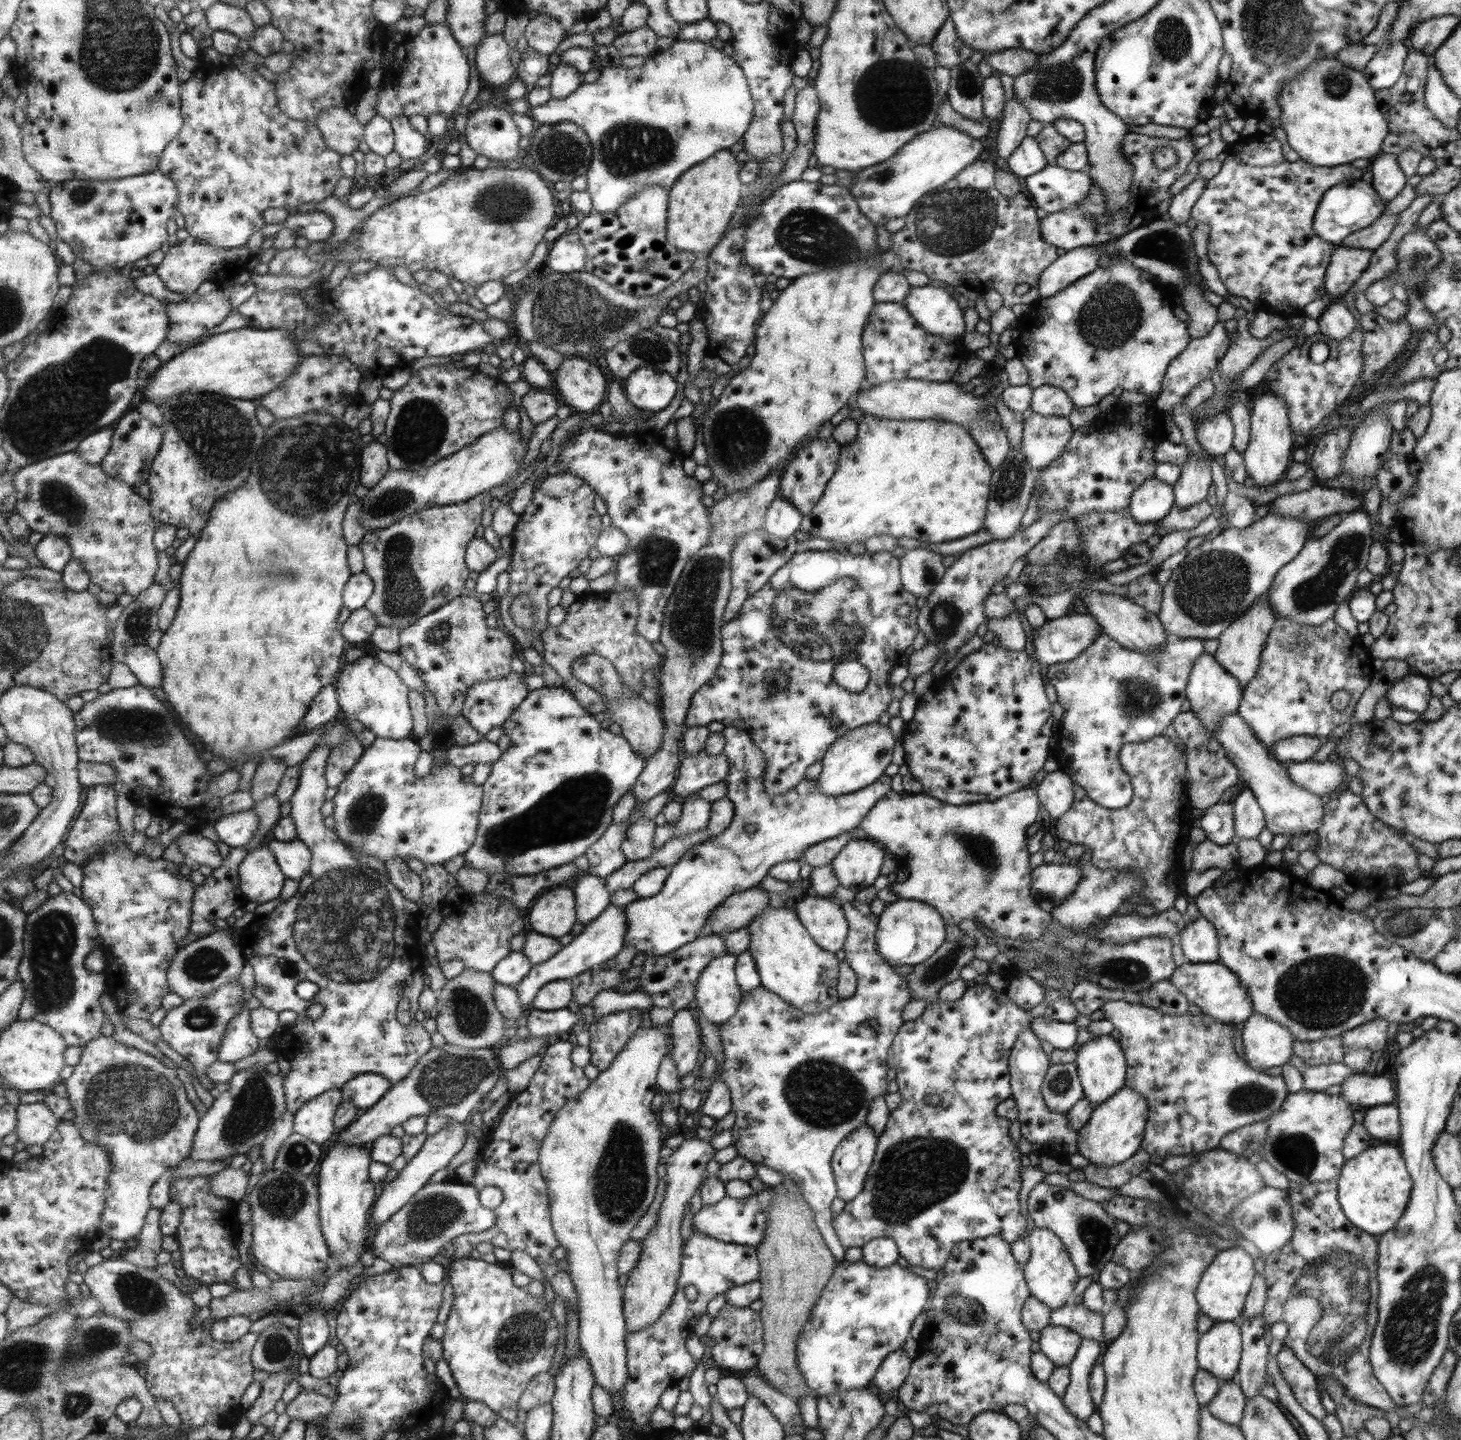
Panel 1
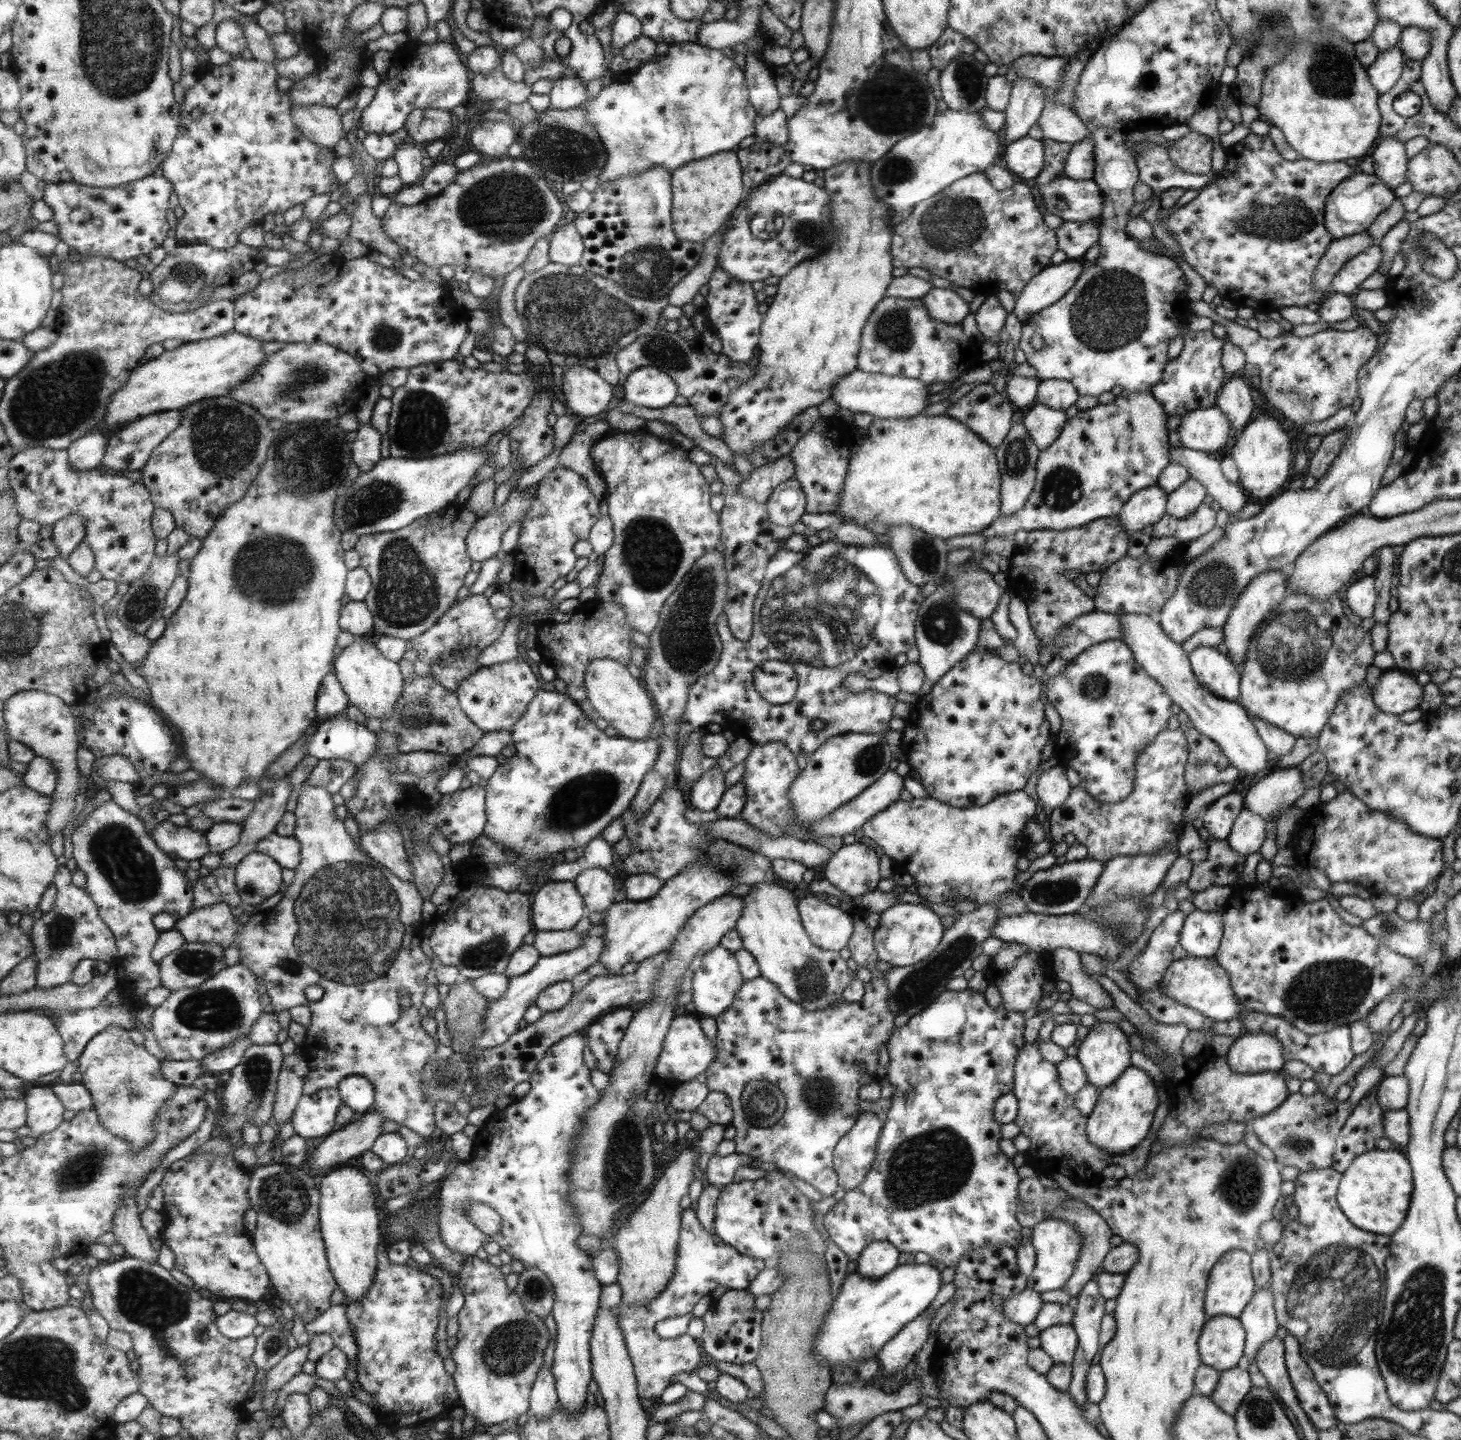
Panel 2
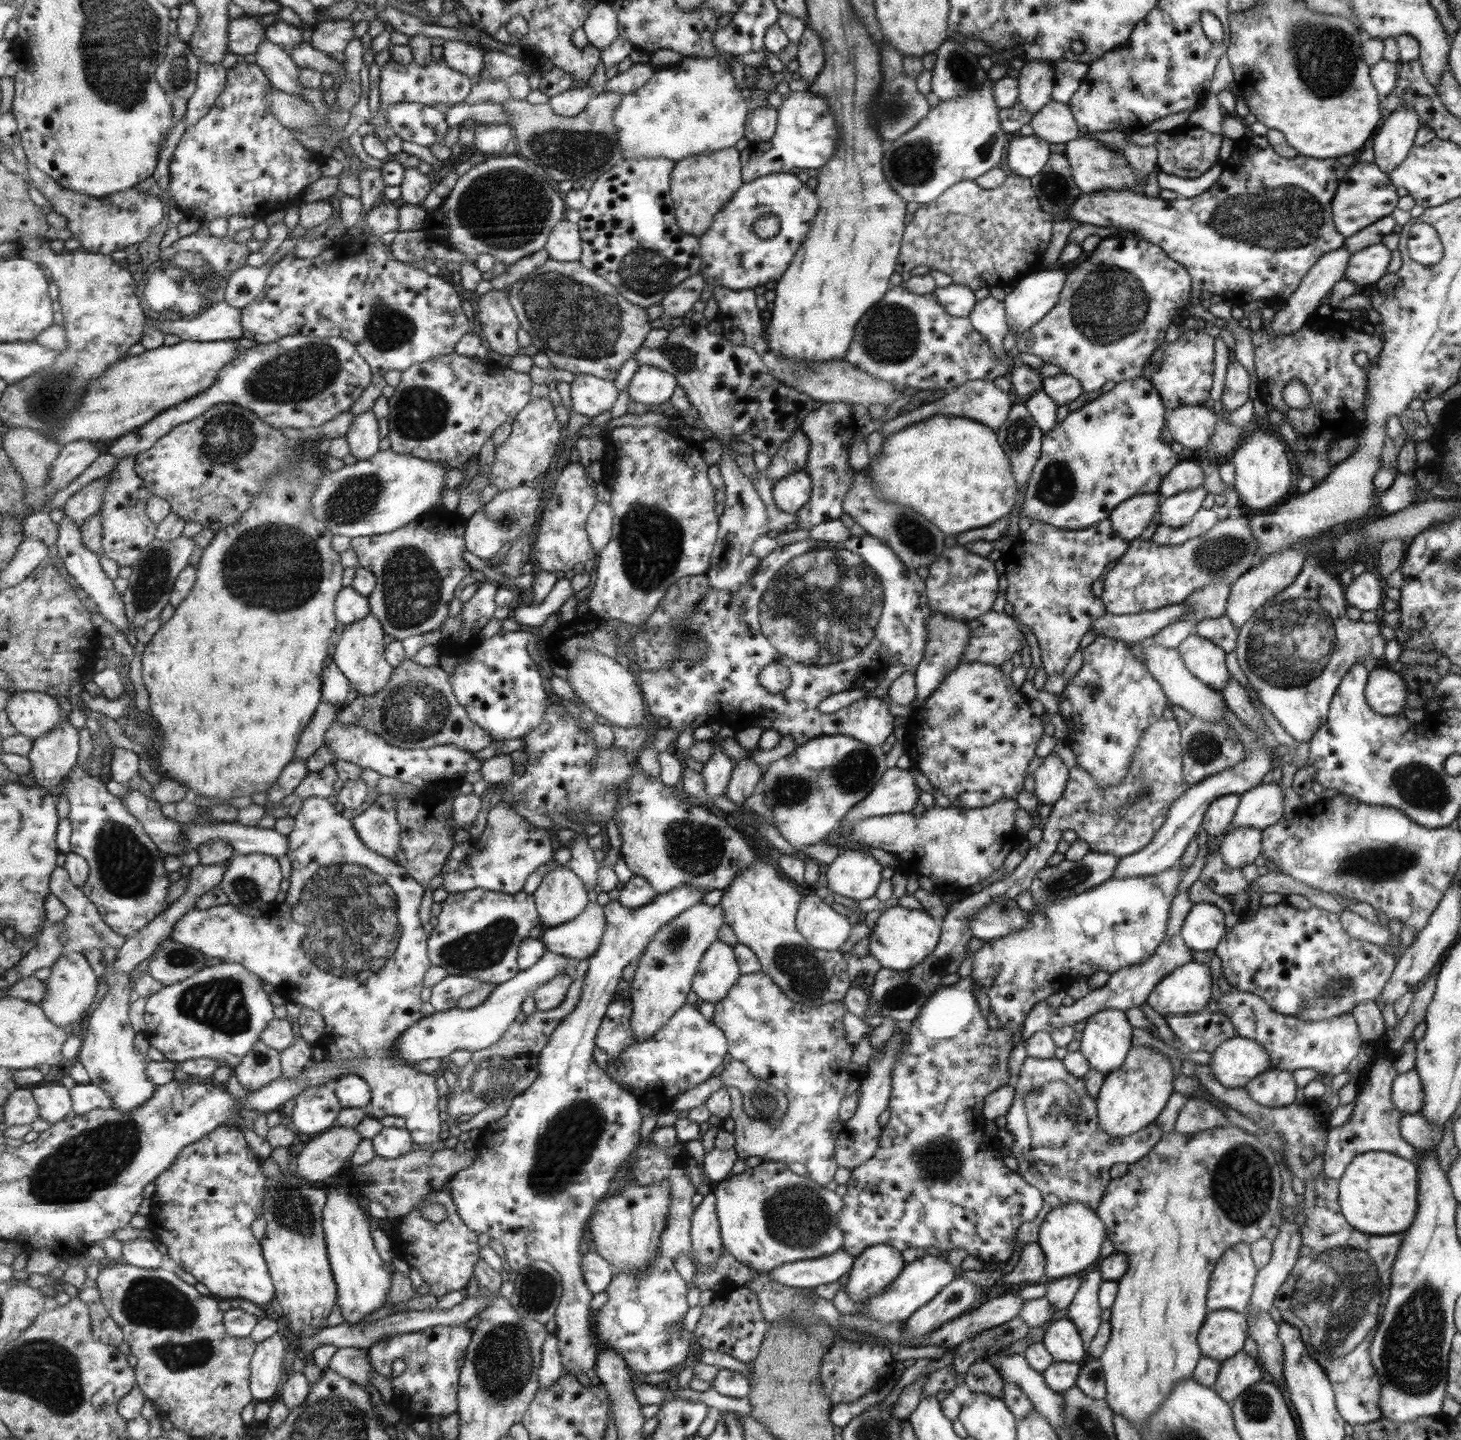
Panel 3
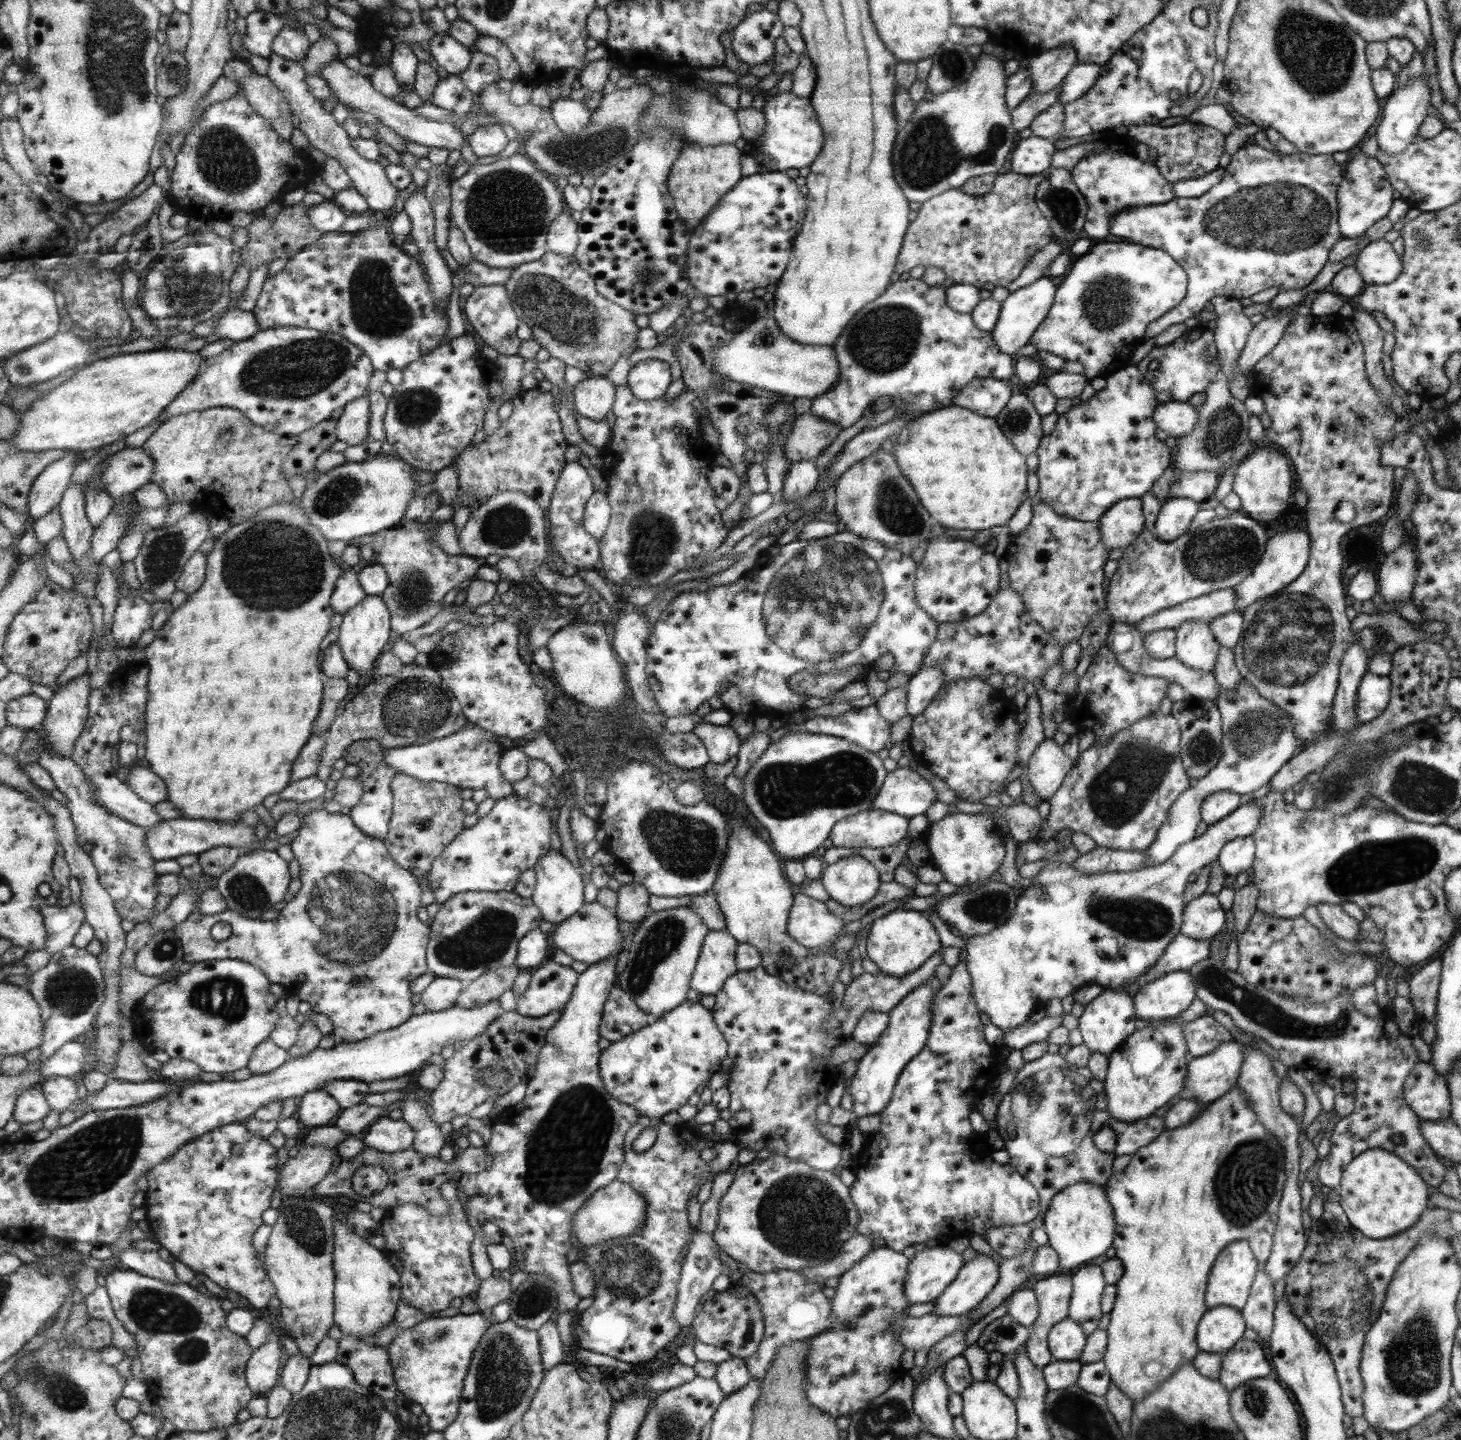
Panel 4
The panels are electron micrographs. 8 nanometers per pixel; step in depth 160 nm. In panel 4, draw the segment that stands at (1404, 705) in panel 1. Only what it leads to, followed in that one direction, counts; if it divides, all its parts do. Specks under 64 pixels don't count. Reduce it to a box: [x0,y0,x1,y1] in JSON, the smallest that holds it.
[1356,672,1390,725]

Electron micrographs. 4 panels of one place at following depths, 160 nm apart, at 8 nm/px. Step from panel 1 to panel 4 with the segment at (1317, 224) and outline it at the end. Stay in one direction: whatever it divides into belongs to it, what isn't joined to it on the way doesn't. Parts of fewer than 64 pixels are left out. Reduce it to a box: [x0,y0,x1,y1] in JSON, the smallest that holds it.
[1338,153,1393,239]

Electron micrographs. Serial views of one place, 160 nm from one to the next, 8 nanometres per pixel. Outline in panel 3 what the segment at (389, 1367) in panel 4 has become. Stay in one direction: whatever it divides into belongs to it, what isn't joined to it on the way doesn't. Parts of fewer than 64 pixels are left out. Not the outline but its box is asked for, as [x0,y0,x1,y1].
[328,1348,374,1386]

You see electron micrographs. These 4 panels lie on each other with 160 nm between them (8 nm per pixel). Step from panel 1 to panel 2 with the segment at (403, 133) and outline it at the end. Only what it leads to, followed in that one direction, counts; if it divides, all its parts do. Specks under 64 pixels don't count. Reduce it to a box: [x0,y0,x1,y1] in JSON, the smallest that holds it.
[394,141,427,186]

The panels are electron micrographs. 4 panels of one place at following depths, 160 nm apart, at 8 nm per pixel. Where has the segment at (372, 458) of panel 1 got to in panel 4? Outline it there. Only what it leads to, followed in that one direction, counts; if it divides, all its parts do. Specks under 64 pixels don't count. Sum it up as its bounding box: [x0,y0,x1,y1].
[338,396,371,446]

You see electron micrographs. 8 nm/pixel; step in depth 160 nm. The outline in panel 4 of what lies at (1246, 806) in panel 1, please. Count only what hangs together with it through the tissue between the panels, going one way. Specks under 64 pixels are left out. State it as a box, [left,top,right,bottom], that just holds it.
[1216,836,1254,877]

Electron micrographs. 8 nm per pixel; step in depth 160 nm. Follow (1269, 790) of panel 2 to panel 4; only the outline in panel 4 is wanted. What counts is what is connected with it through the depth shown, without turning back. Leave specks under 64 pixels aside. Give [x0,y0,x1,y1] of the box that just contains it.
[964,799,1262,1032]

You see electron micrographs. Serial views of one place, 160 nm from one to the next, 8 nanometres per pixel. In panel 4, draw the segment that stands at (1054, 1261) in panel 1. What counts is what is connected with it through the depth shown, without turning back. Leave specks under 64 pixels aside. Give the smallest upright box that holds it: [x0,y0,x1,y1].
[1042,1182,1115,1270]

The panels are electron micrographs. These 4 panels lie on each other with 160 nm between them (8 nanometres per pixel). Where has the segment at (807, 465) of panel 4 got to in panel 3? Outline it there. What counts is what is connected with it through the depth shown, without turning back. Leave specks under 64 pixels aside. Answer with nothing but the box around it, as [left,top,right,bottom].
[772,470,811,515]

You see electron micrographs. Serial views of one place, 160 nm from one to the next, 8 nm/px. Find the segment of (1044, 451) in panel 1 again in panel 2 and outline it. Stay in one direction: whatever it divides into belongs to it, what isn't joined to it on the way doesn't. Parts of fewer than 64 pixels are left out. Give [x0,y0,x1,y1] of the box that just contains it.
[1021,403,1065,452]

